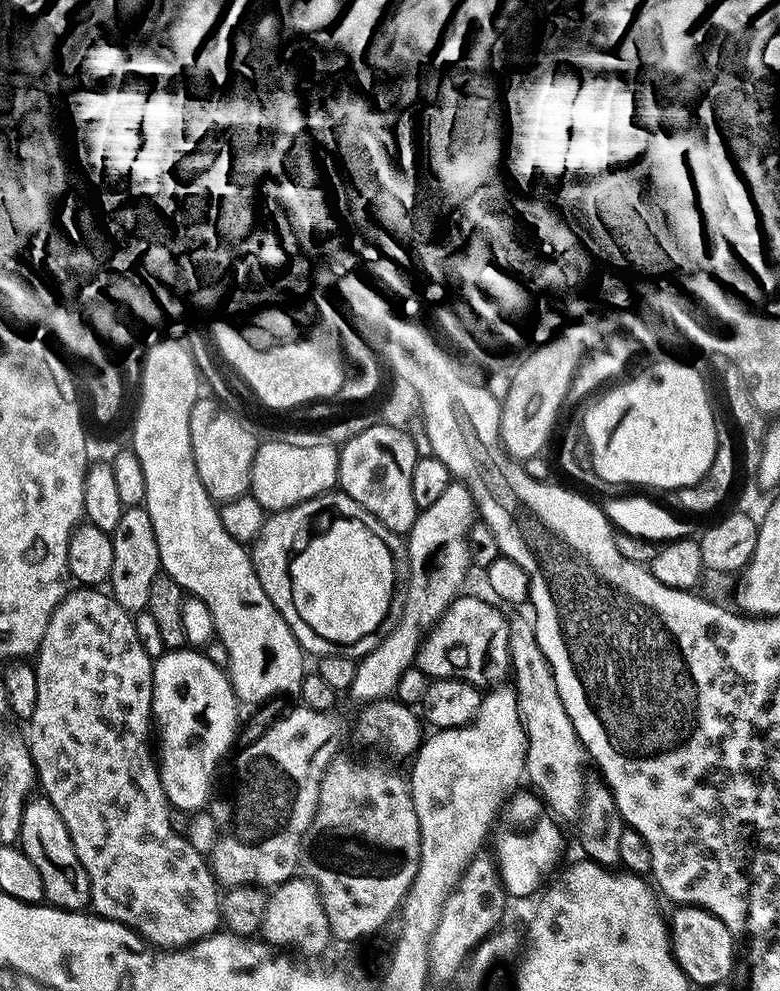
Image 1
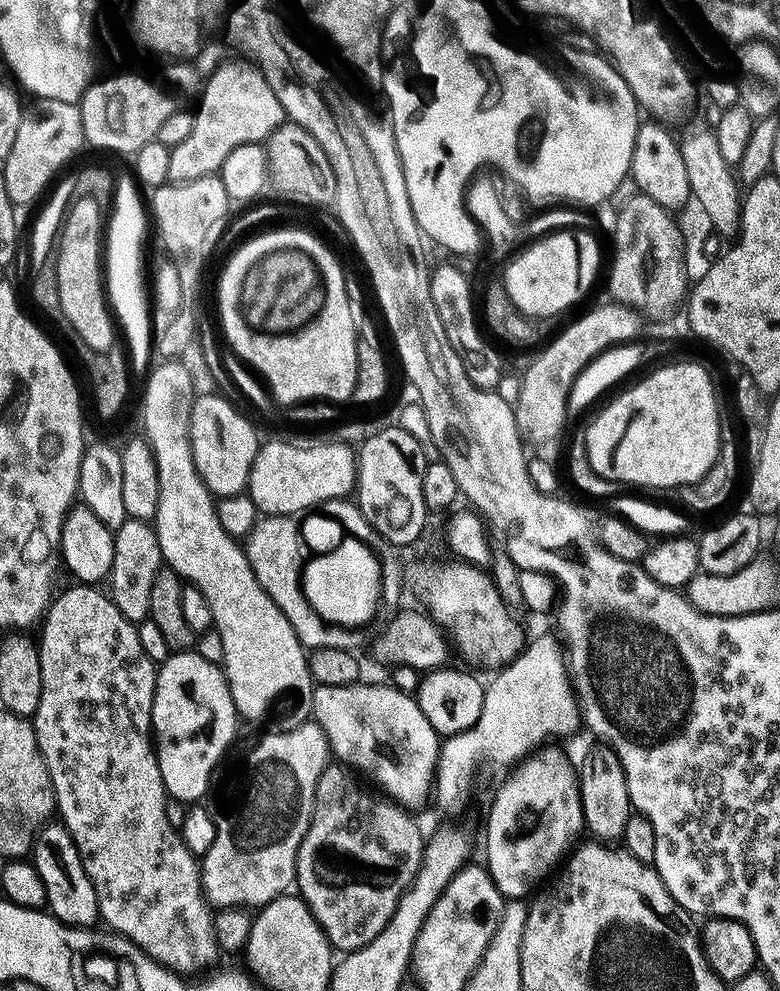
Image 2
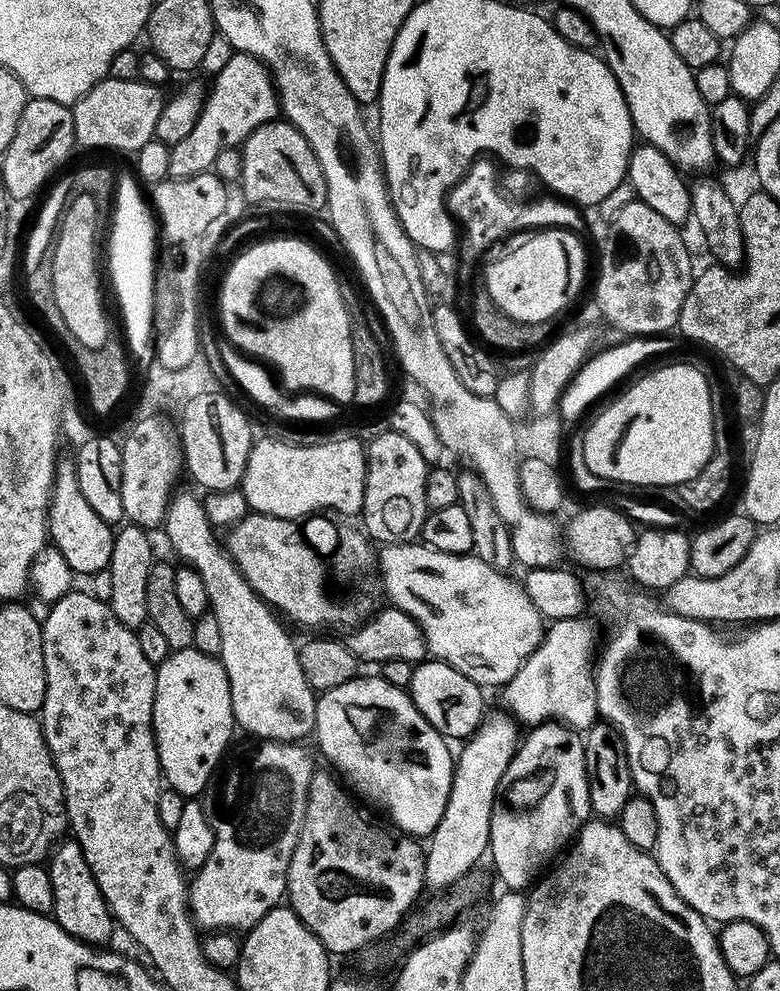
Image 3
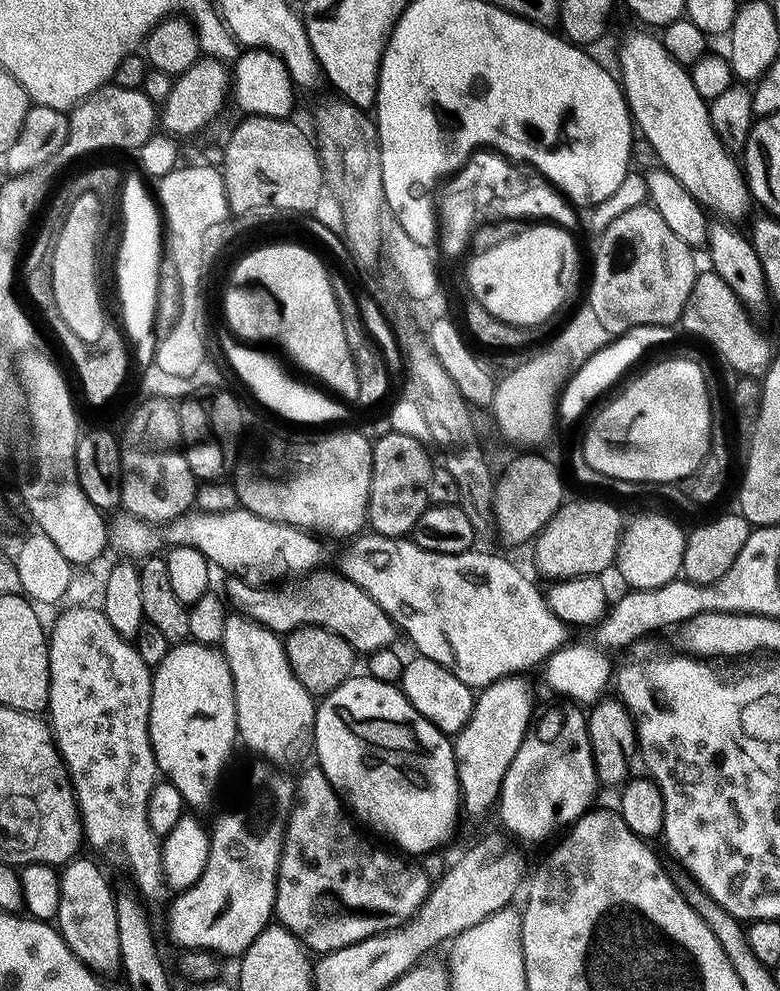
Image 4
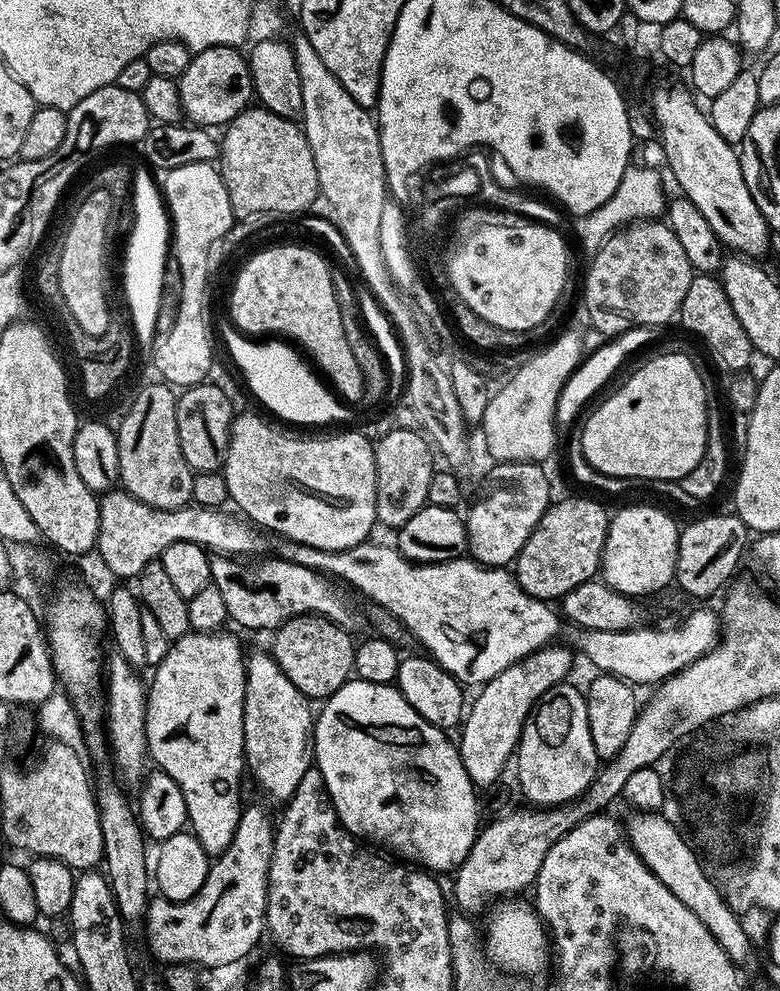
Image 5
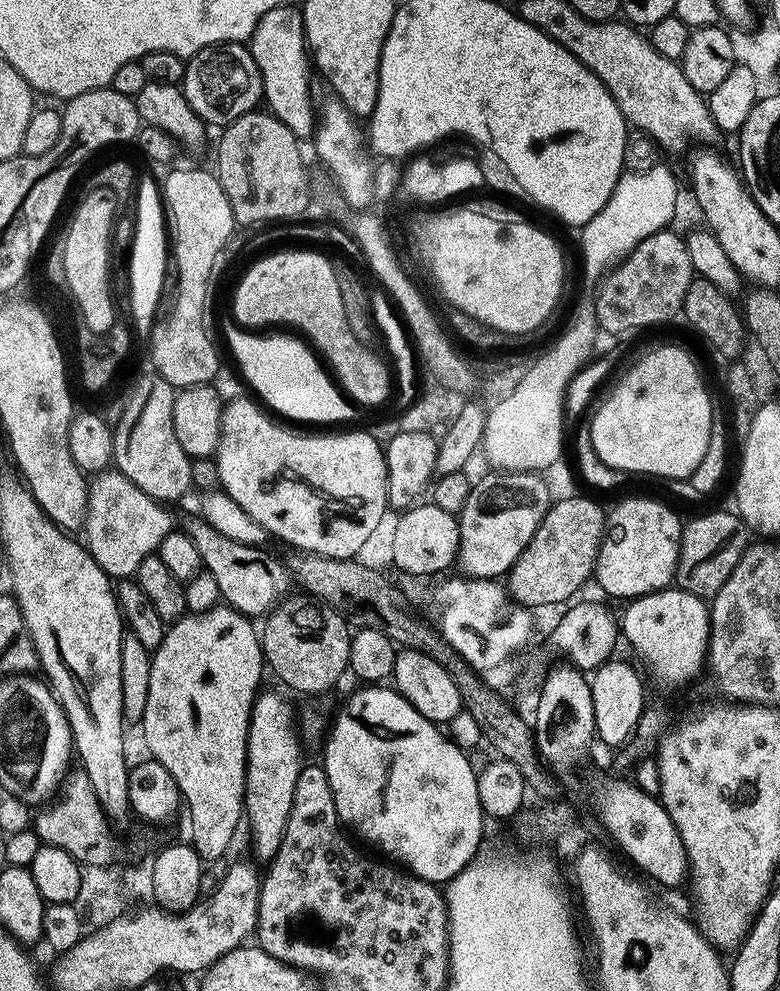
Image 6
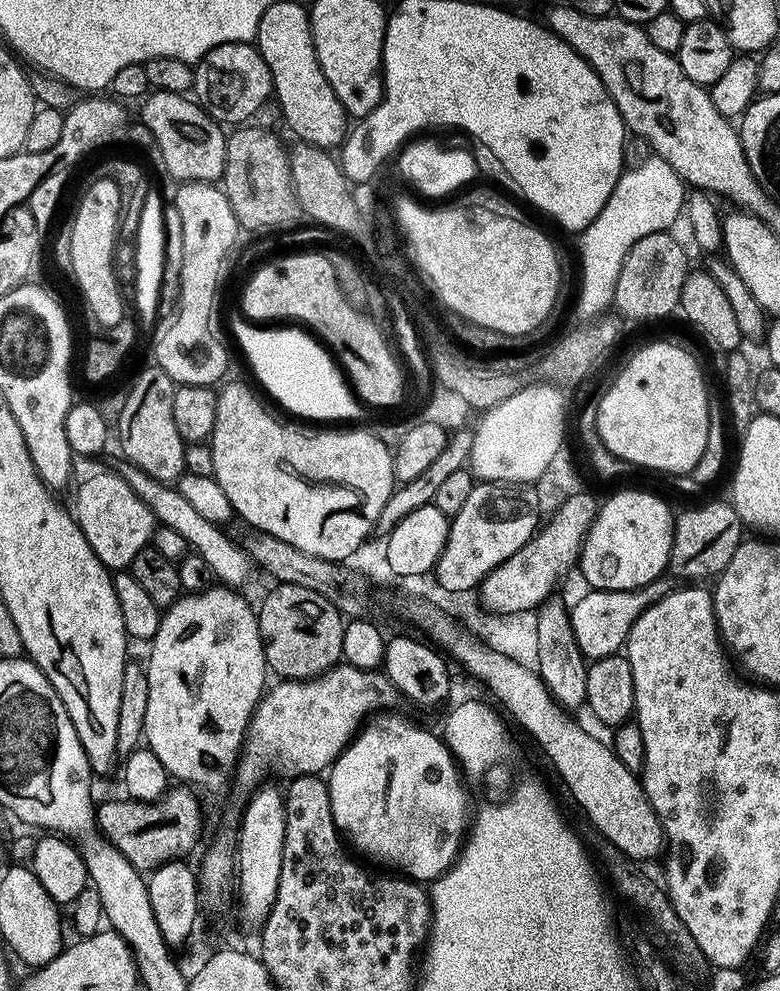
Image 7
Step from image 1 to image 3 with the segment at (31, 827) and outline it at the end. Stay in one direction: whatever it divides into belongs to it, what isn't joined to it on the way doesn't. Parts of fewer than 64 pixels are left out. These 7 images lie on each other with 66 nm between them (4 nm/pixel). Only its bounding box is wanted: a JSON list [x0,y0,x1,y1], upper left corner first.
[46,838,114,946]

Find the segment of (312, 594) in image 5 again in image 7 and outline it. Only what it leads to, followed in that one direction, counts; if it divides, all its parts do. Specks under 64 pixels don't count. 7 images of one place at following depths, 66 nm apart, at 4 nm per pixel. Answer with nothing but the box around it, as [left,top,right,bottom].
[123,463,254,590]

